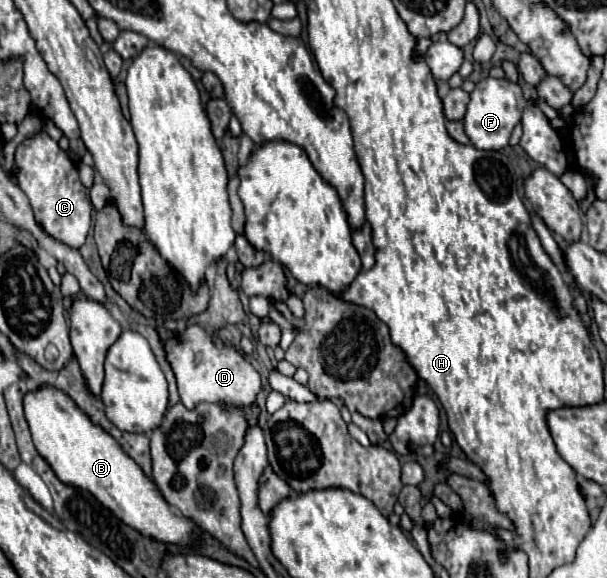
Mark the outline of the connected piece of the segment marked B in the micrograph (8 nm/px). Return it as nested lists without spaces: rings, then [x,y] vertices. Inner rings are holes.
[[[42,387],[28,393],[24,397],[24,413],[38,453],[52,465],[54,473],[66,485],[90,491],[120,521],[138,529],[146,537],[178,545],[194,543],[198,539],[200,527],[196,527],[190,519],[176,517],[156,483],[150,481],[142,469],[124,455],[122,447],[102,427],[94,425],[66,393],[54,387]]]

